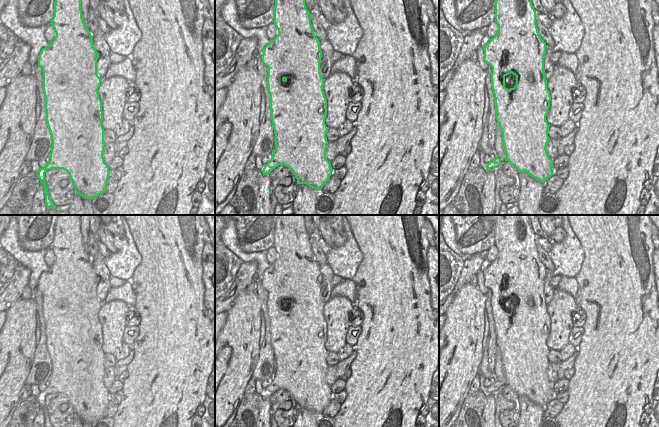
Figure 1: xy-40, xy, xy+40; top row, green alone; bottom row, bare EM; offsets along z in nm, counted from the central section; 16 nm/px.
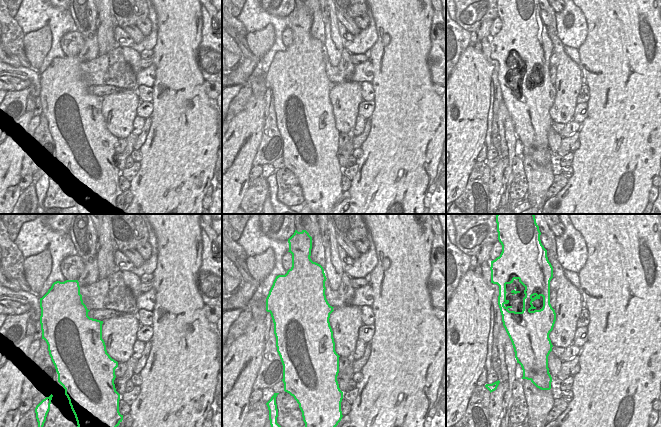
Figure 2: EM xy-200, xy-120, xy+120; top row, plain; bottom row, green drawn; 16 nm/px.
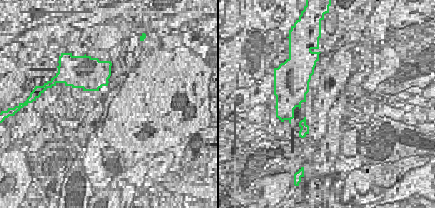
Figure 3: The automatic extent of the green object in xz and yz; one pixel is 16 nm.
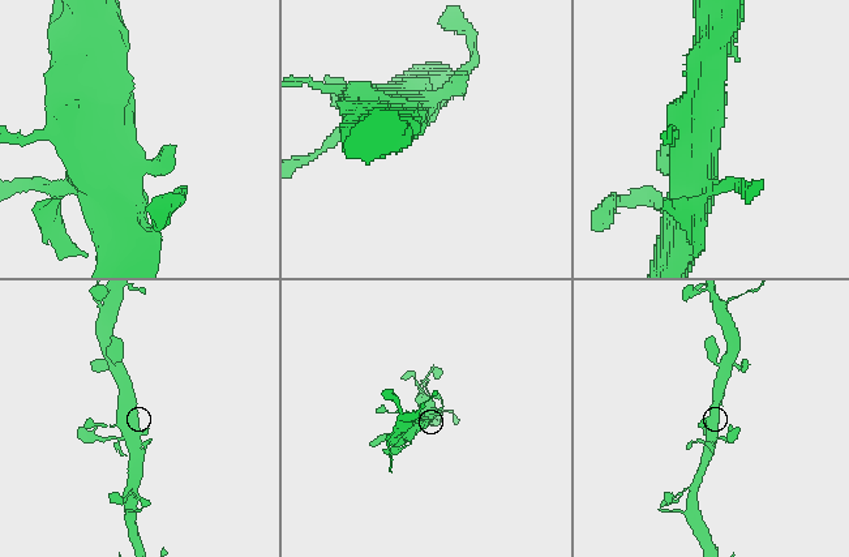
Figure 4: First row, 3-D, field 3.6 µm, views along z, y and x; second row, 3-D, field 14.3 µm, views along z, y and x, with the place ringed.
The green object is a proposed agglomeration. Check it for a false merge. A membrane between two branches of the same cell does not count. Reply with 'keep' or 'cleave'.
keep

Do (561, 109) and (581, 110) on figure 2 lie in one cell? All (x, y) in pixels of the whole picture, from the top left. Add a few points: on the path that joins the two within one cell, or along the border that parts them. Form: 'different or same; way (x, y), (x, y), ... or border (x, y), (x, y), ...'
different; border (577, 104), (571, 119)

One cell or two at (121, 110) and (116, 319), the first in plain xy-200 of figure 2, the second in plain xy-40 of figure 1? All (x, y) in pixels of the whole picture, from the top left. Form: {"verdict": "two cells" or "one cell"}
{"verdict": "one cell"}

